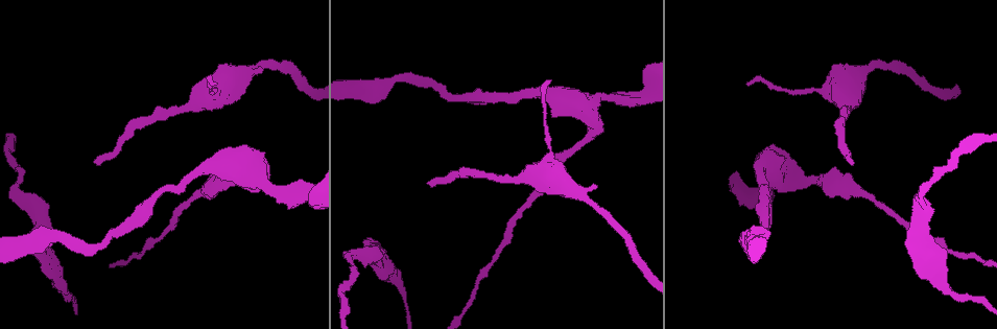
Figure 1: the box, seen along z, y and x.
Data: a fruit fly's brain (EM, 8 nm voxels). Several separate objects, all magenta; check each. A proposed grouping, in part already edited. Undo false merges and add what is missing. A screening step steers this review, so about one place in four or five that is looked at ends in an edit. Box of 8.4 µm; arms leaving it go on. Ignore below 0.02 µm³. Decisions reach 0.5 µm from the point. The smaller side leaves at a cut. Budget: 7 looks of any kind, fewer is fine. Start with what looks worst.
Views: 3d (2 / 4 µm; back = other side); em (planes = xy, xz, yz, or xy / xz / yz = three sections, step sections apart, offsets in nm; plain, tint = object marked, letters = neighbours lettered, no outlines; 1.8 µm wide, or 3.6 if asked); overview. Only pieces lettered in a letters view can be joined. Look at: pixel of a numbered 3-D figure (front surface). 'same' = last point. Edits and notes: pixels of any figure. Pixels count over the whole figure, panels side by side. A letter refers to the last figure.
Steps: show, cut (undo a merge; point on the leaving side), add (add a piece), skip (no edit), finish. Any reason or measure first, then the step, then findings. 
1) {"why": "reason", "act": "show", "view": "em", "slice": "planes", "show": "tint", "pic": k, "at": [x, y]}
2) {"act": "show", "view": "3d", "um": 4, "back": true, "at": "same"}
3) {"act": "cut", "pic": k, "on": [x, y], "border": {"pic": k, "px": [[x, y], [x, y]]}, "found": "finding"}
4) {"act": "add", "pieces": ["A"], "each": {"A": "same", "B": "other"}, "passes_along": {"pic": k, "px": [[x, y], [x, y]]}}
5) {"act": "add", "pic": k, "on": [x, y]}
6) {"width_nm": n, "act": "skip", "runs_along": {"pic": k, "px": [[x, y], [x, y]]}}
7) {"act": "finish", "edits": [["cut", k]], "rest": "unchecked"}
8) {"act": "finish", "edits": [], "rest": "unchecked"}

{"act": "show", "view": "3d", "um": 2, "pic": 1, "at": [53, 250]}

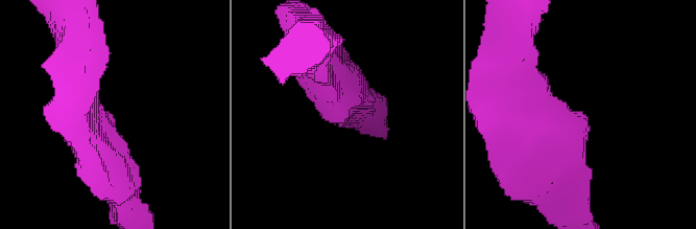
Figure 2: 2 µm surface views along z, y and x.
{"why": "shape alone is not enough", "act": "show", "view": "em", "um": 3.6, "slice": "yz", "step": 8, "show": "tint", "pic": 2, "at": [586, 122]}

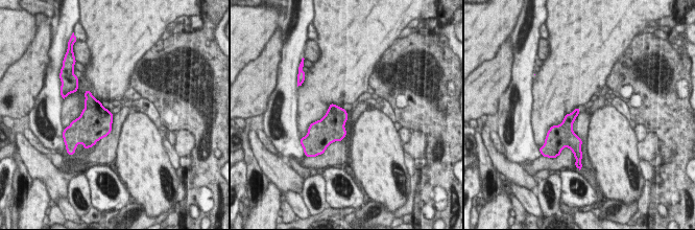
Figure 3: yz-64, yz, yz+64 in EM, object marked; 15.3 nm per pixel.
{"act": "show", "view": "em", "um": 3.6, "slice": "planes", "show": "letters", "at": "same"}

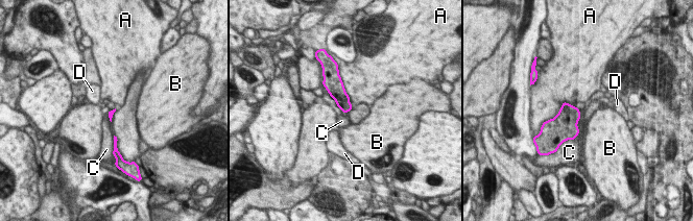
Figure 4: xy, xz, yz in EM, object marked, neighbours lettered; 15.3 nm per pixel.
{"act": "skip", "each": {"A": "other", "B": "other", "C": "other", "D": "other"}, "border": {"pic": 4, "px": [[579, 132], [574, 139], [562, 143]]}, "found": "no lettered piece goes on from it"}

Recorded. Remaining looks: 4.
{"act": "show", "view": "em", "slice": "planes", "show": "letters", "pic": 1, "at": [853, 163]}

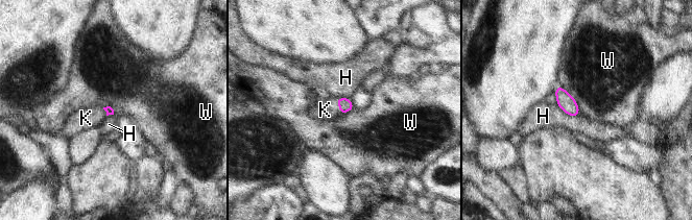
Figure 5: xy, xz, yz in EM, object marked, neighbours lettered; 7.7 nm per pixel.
{"act": "add", "pieces": ["K"], "each": {"H": "other", "K": "same", "W": "other"}, "passes_along": {"pic": 5, "px": [[344, 104], [338, 105], [325, 110]]}, "found": "the cell continues"}

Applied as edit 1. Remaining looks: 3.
{"why": "thick turns thin", "act": "show", "view": "em", "um": 3.6, "slice": "xz", "step": 8, "show": "letters", "pic": 1, "at": [217, 167]}

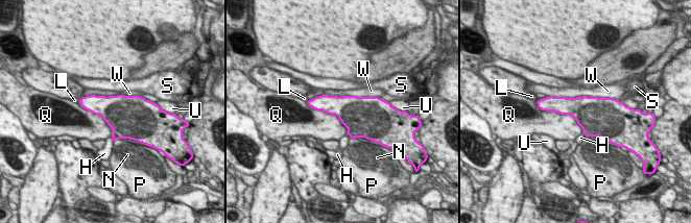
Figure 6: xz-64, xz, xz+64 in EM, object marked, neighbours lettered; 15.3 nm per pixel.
{"longest_contact_nm": ["W", 1000], "act": "skip", "each": {"H": "other", "L": "other", "N": "other", "P": "other", "Q": "other", "S": "other", "U": "other", "W": "other"}, "found": "continuous, no second cell"}

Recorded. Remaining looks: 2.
{"act": "finish", "edits": [["add", 5]], "rest": "unchecked"}

